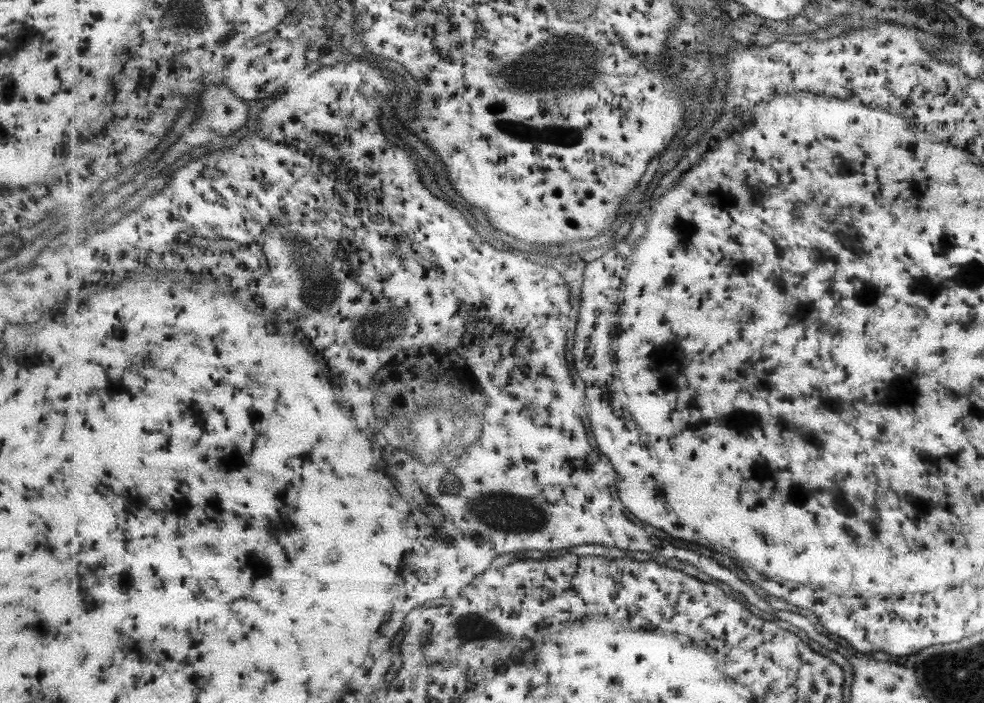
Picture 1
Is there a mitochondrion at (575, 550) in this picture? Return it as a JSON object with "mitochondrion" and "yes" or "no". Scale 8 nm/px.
{"mitochondrion":"no"}

